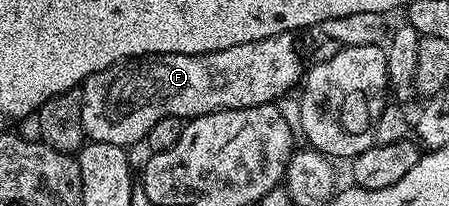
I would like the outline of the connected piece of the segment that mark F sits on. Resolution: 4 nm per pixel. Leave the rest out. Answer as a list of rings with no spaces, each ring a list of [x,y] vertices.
[[[283,32],[274,38],[262,38],[256,42],[242,42],[242,46],[230,46],[230,50],[219,48],[216,52],[206,54],[160,54],[158,56],[137,56],[130,60],[122,60],[120,63],[110,66],[106,70],[98,70],[98,74],[90,74],[83,82],[84,97],[82,98],[82,126],[85,137],[89,141],[110,142],[114,146],[127,149],[128,144],[136,144],[145,139],[154,126],[154,122],[162,122],[162,118],[179,116],[181,118],[191,118],[193,116],[205,116],[211,112],[224,112],[228,108],[256,108],[259,104],[270,104],[279,101],[280,97],[287,96],[293,91],[292,87],[301,83],[306,72],[306,65],[300,61],[300,52],[296,49],[297,37],[290,32]]]

